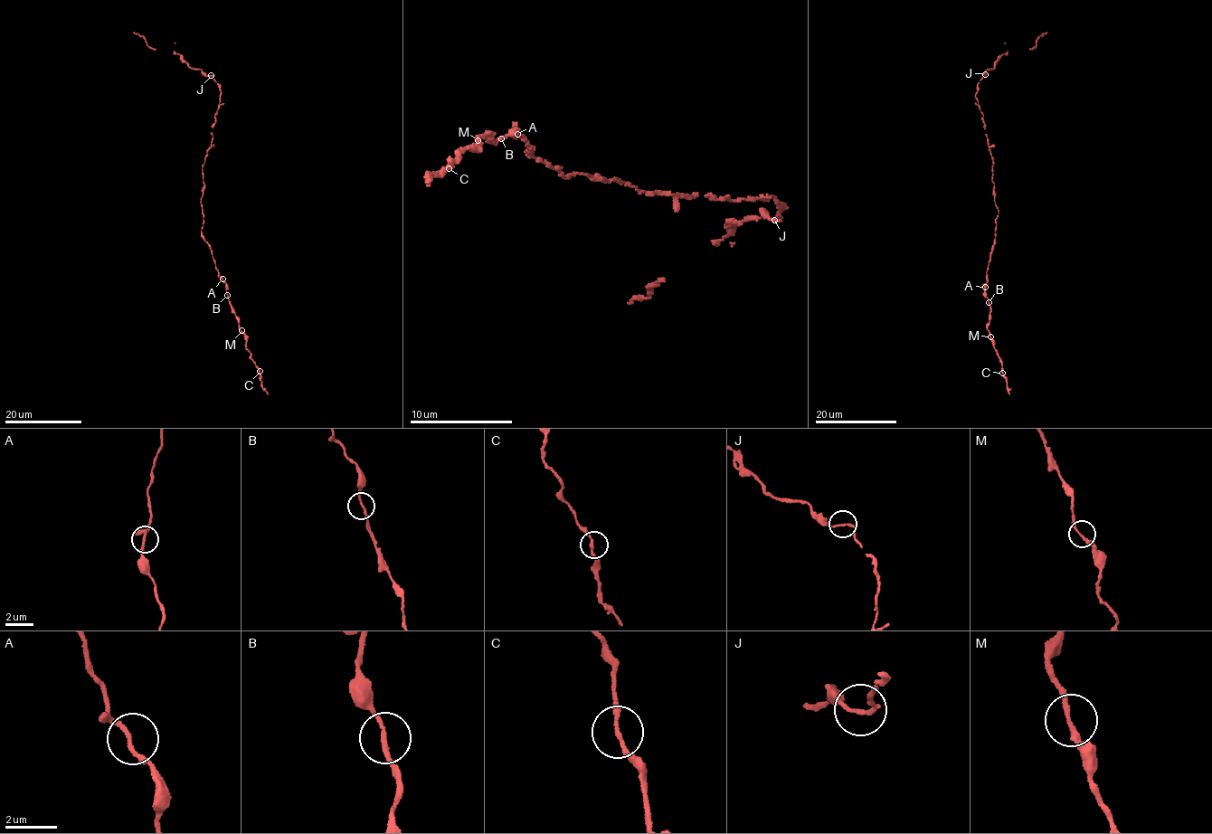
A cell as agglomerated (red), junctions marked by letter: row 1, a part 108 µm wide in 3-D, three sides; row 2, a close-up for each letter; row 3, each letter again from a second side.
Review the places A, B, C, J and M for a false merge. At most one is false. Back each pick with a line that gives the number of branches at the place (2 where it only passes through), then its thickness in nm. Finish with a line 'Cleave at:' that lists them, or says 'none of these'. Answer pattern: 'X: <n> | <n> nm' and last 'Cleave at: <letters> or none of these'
Cleave at: none of these

